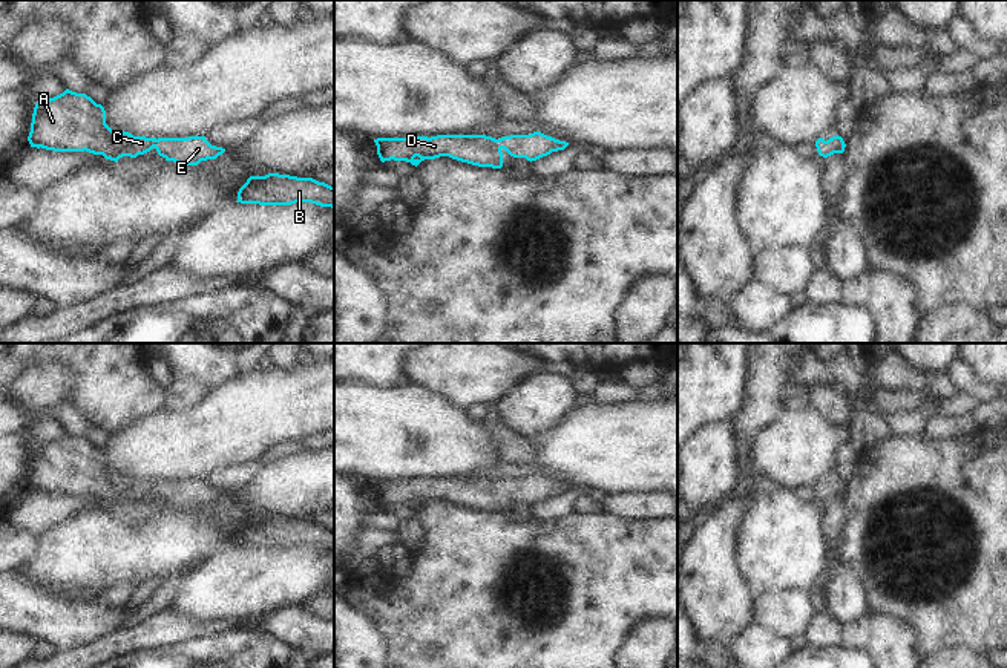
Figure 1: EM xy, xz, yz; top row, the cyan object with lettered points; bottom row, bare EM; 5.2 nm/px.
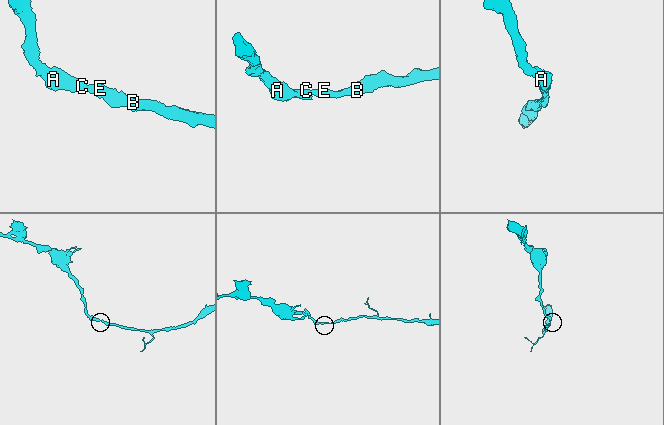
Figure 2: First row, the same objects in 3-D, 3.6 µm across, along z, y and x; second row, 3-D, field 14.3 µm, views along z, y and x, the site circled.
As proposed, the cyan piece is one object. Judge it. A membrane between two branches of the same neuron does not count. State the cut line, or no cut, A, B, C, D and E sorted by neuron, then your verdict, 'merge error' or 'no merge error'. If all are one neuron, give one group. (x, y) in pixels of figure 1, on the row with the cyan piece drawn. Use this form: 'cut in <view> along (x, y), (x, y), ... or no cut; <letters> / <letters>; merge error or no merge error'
no cut; A B C D E; no merge error

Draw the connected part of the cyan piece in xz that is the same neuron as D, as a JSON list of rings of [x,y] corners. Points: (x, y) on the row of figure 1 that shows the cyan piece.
[[[541,132],[510,135],[495,139],[486,135],[437,135],[412,138],[377,138],[377,155],[385,161],[406,161],[418,165],[425,159],[449,156],[478,167],[503,167],[503,149],[513,158],[536,161],[552,152],[564,150],[569,142]]]

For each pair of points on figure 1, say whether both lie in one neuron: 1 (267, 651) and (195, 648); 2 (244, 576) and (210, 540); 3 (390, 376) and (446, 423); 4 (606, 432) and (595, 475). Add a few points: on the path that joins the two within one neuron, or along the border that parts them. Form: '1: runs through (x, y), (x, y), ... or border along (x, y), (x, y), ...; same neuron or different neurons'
1: runs through (249, 651), (213, 651); same neuron
2: border along (235, 544), (201, 563); different neurons
3: border along (365, 382), (385, 386), (411, 383); different neurons
4: runs through (604, 443), (595, 452), (595, 464); same neuron

